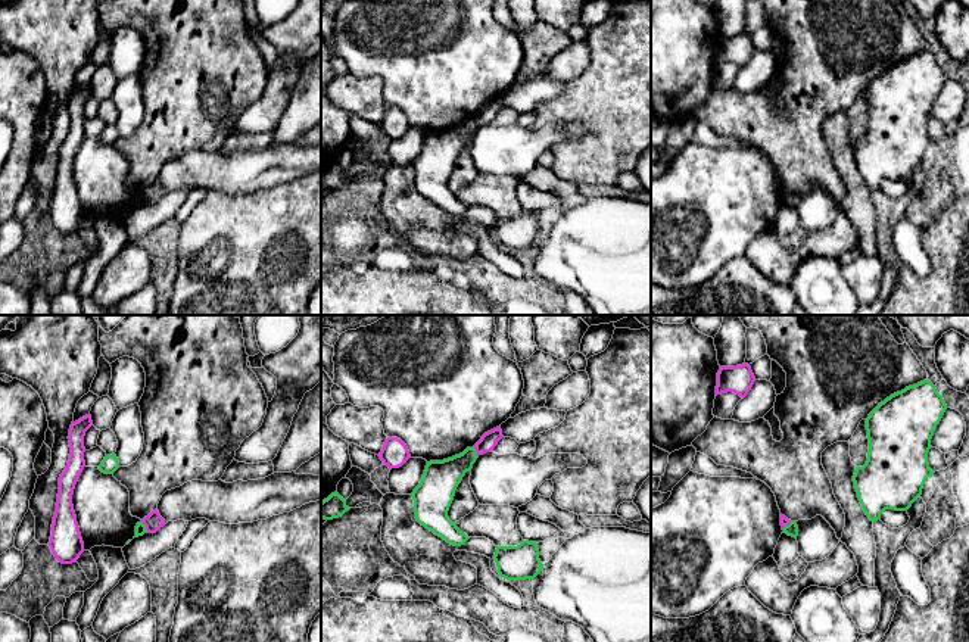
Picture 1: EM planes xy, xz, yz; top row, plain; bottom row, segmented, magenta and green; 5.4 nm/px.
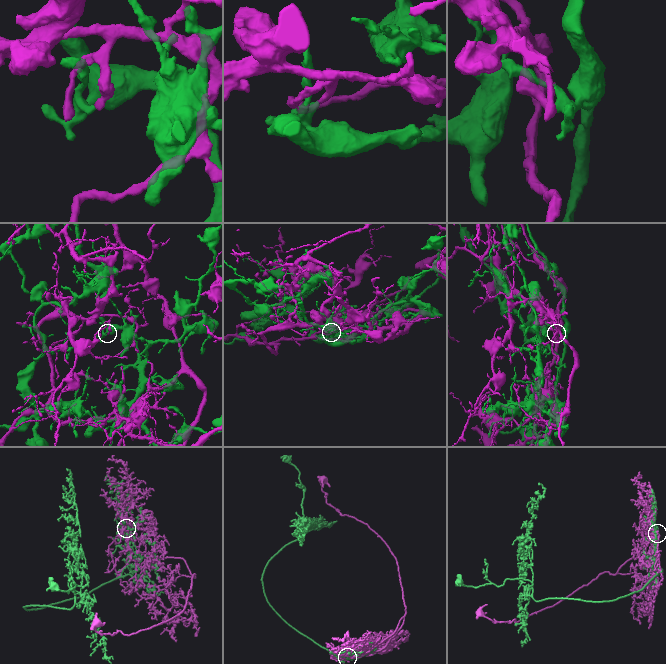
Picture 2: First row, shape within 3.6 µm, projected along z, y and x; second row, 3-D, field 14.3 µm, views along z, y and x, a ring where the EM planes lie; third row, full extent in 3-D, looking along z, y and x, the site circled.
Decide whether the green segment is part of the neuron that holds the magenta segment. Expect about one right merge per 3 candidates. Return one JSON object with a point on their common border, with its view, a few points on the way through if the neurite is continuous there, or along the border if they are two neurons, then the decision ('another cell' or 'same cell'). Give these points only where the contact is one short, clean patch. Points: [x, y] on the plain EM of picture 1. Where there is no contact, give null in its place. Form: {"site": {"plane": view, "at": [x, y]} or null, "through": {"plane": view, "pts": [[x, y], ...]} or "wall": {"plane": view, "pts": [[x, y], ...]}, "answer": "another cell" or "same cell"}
{"site": {"plane": "xy", "at": [145, 195]}, "answer": "another cell"}

